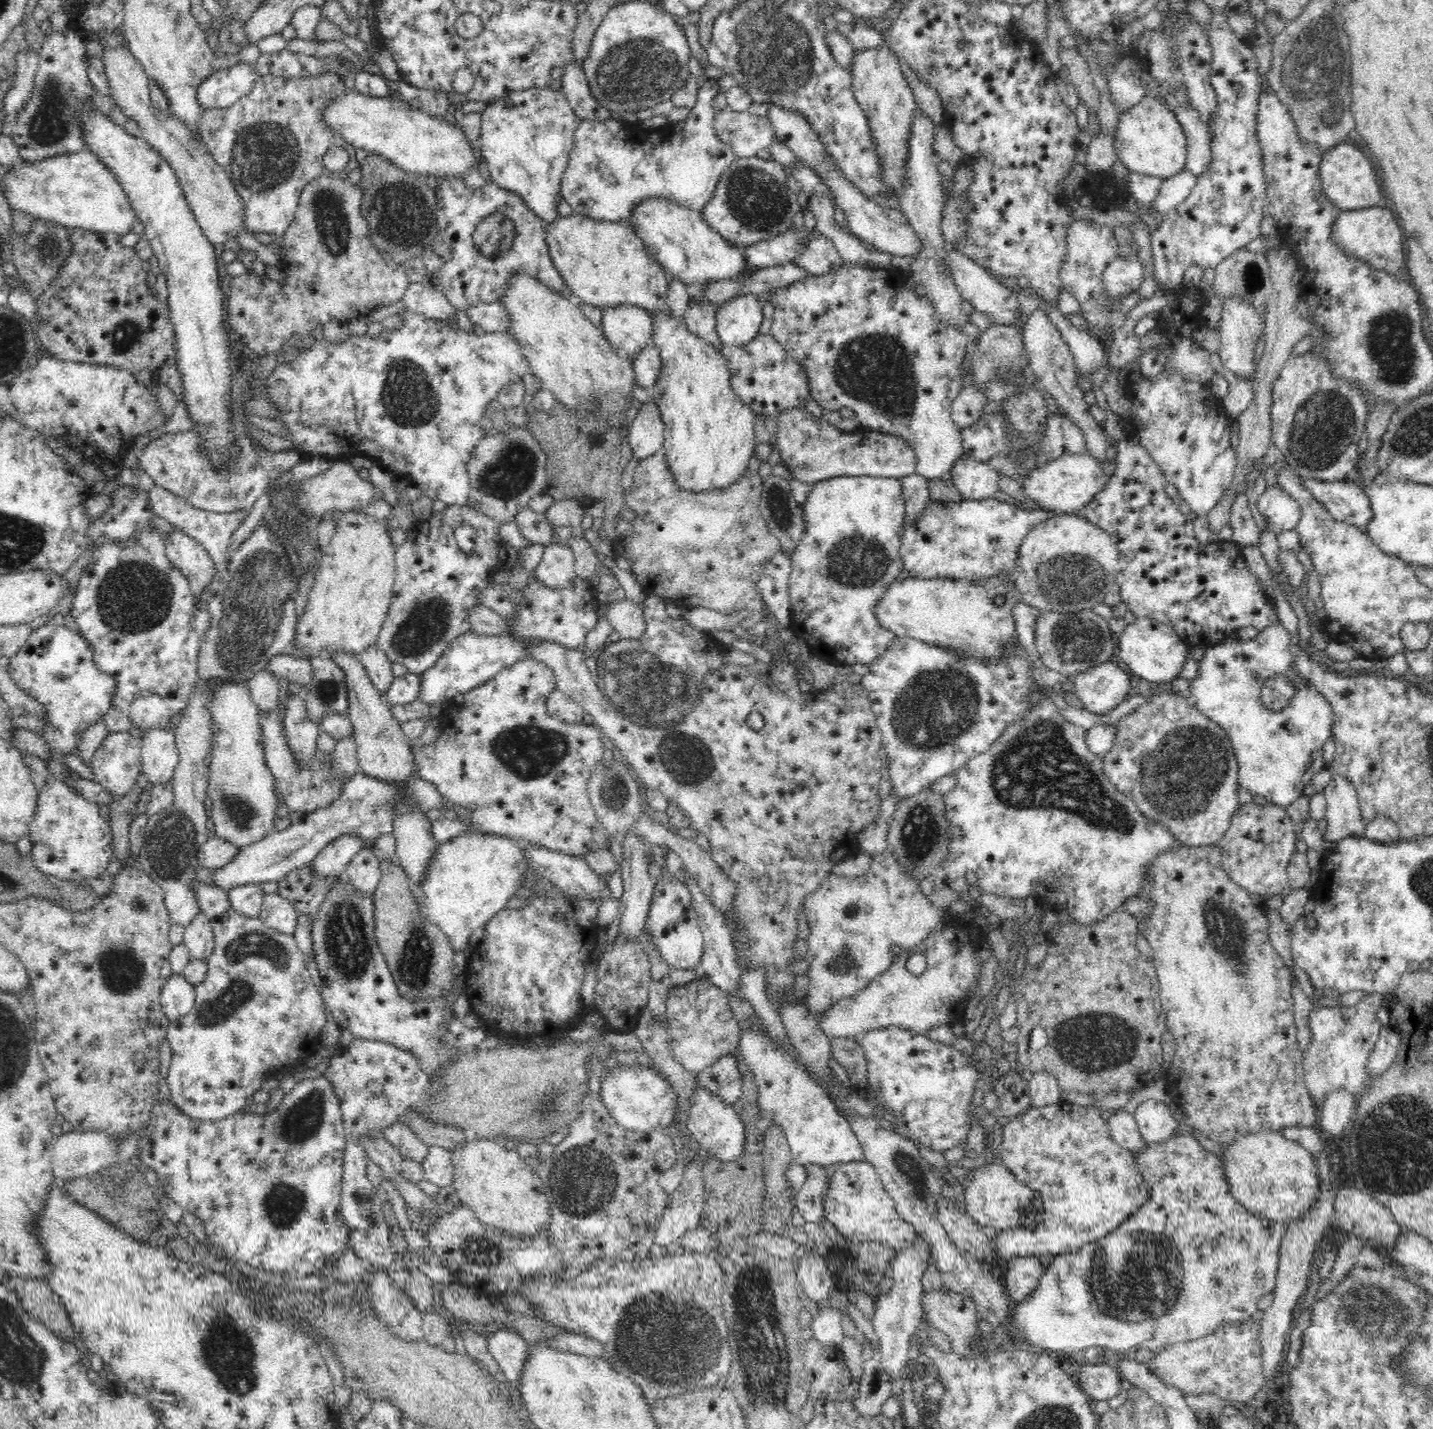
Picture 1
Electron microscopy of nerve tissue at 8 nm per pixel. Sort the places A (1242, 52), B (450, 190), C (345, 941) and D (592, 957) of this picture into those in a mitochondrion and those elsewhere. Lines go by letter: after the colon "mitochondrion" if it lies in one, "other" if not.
A: other
B: other
C: mitochondrion
D: other

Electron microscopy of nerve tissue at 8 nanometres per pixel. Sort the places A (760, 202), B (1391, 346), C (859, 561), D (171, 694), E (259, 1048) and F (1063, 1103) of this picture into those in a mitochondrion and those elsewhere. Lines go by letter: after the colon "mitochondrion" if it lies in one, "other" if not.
A: mitochondrion
B: mitochondrion
C: mitochondrion
D: other
E: other
F: other

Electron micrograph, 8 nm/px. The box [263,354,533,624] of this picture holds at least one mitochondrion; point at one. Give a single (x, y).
(408, 401)

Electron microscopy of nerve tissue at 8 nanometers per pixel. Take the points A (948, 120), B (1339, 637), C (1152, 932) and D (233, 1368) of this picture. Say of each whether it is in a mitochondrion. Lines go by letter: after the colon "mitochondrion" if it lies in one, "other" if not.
A: other
B: other
C: other
D: mitochondrion

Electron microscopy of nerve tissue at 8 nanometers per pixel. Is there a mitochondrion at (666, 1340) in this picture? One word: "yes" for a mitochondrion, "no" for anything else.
yes

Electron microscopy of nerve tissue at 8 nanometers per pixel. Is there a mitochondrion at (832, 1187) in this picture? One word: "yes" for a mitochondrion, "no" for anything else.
no

